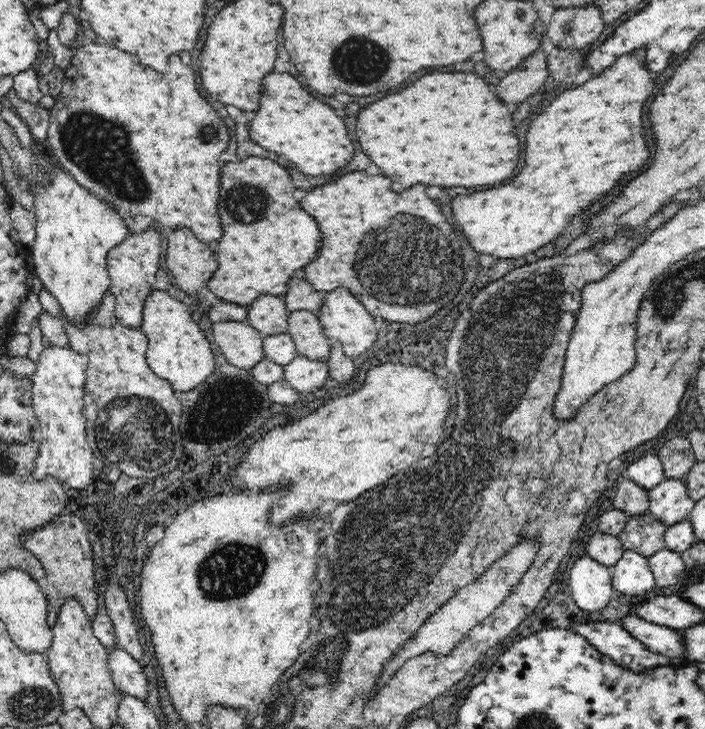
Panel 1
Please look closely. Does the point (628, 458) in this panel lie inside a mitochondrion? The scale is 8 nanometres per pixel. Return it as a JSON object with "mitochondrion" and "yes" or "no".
{"mitochondrion":"no"}

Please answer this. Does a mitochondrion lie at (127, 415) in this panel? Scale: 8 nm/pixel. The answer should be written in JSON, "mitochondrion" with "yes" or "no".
{"mitochondrion":"yes"}

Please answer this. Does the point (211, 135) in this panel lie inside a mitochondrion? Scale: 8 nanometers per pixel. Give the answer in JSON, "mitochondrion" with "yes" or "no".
{"mitochondrion":"yes"}

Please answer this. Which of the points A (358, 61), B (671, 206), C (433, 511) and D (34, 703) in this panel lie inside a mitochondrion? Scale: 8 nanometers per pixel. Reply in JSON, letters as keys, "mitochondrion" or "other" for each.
{"A":"mitochondrion","B":"other","C":"mitochondrion","D":"mitochondrion"}

